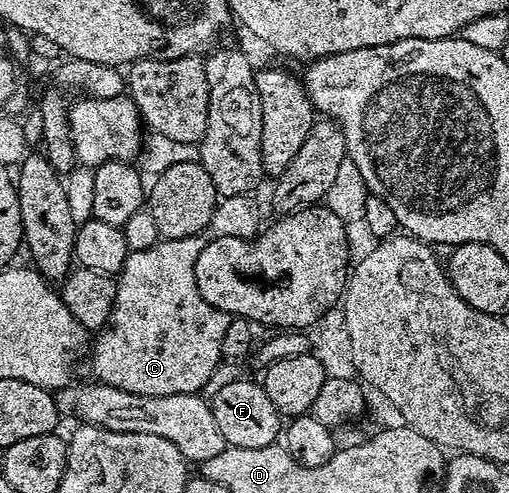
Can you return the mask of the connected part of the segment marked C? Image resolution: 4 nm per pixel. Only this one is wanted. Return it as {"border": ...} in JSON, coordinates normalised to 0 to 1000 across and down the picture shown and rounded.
{"border":[[[395,473],[356,485],[316,485],[295,505],[251,511],[228,566],[220,645],[187,682],[189,698],[181,704],[181,753],[189,759],[183,763],[194,775],[273,801],[383,801],[403,791],[399,785],[415,773],[424,742],[434,742],[436,684],[452,645],[446,631],[430,631],[401,609],[381,570],[389,513],[397,513],[409,489],[411,479]]]}

